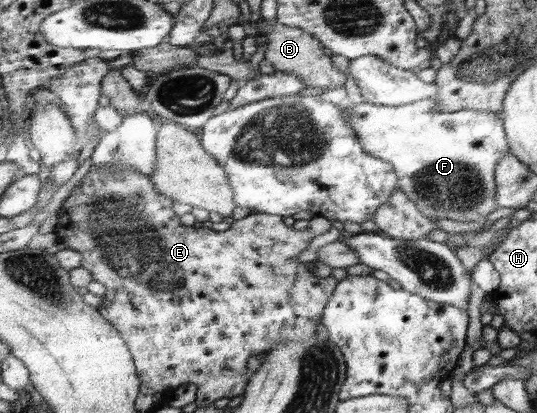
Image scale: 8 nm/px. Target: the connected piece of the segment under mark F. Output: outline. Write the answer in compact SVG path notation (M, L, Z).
M429 98L400 106L378 106L369 102L346 102L344 105L345 108L341 108L342 117L355 129L364 149L383 161L391 162L398 173L400 190L416 203L425 217L483 222L499 206L499 201L496 201L496 168L510 153L501 115L489 110L442 112L436 110Z

